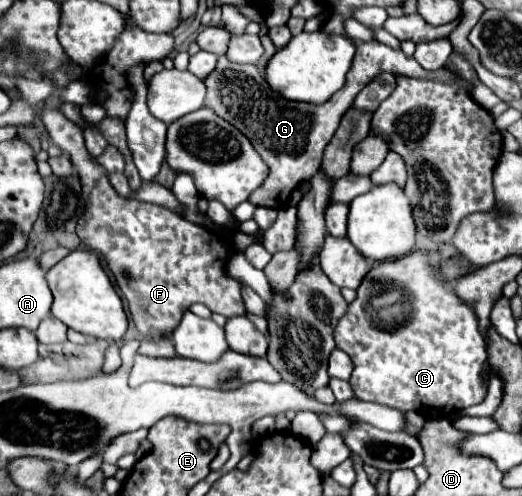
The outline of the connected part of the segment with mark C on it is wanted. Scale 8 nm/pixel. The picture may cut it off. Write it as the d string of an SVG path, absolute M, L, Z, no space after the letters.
M422 250L374 266L358 288L356 300L334 330L336 348L346 352L354 364L350 386L360 400L378 402L402 412L416 410L428 418L448 418L458 410L480 404L486 396L480 368L486 362L486 344L478 332L478 318L454 292L450 292L430 266Z

